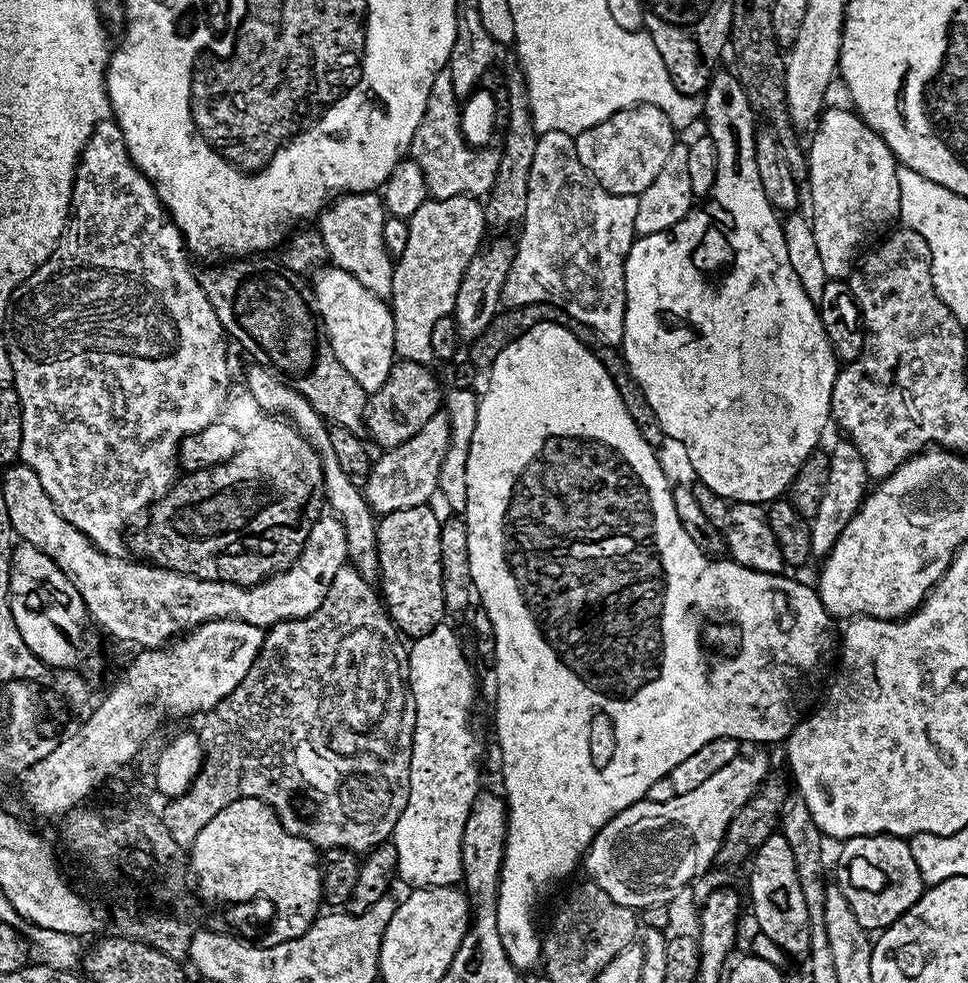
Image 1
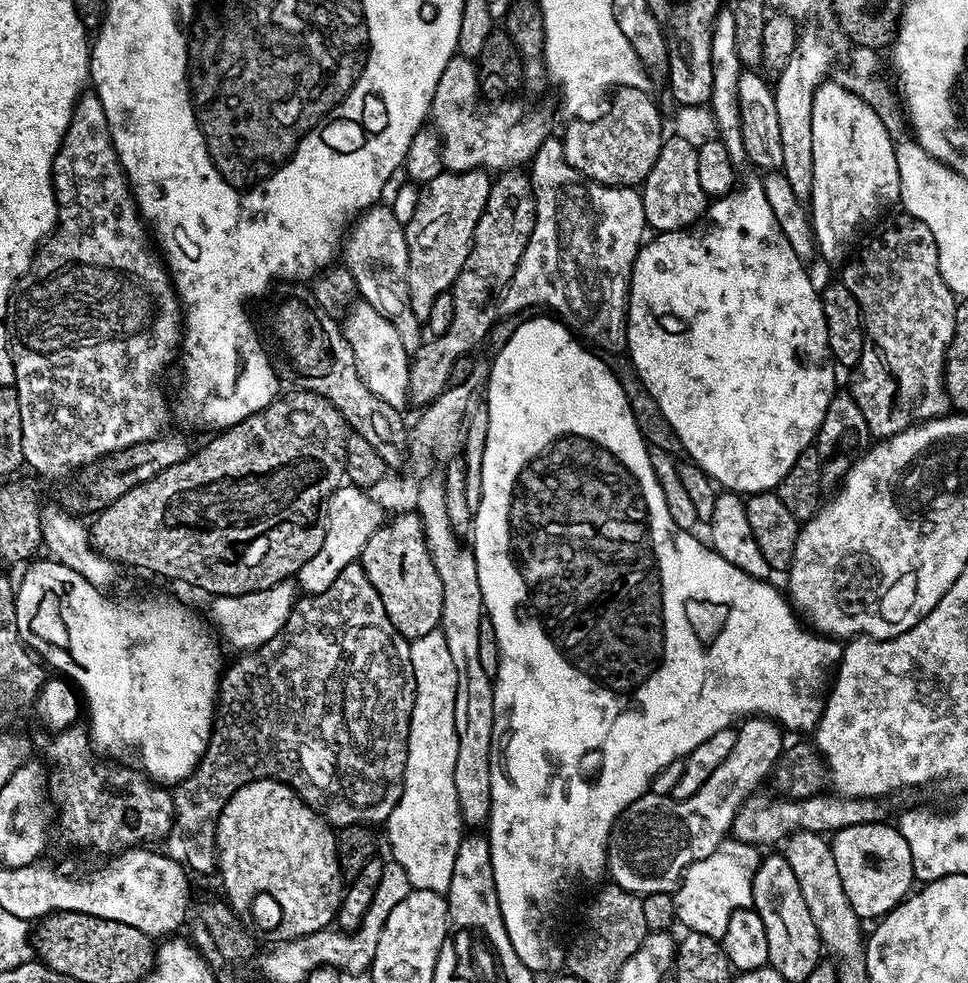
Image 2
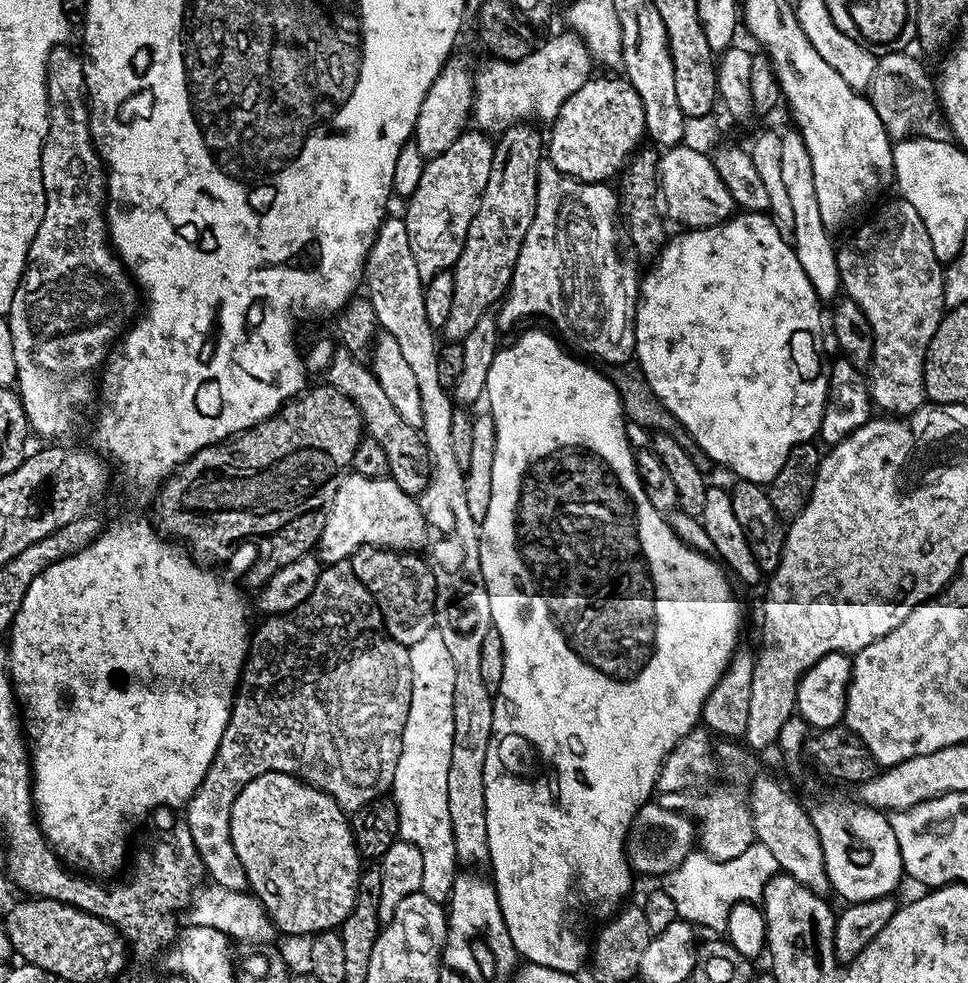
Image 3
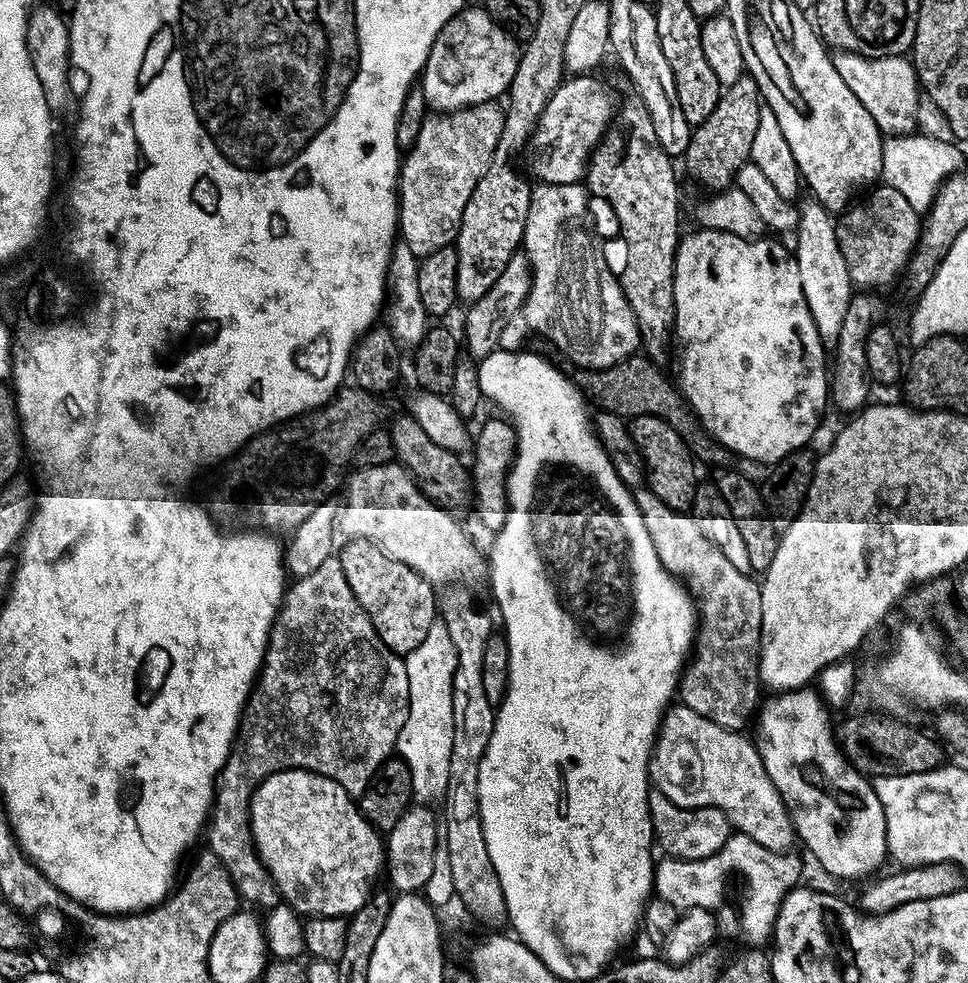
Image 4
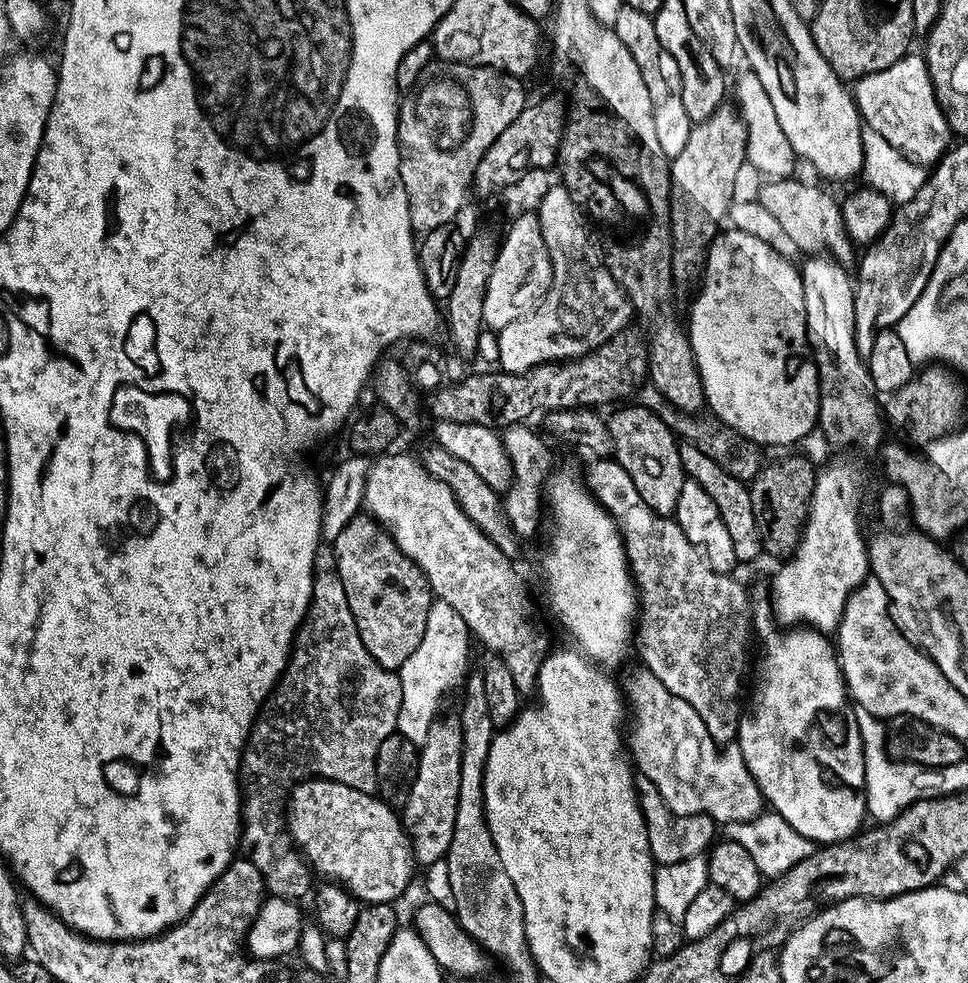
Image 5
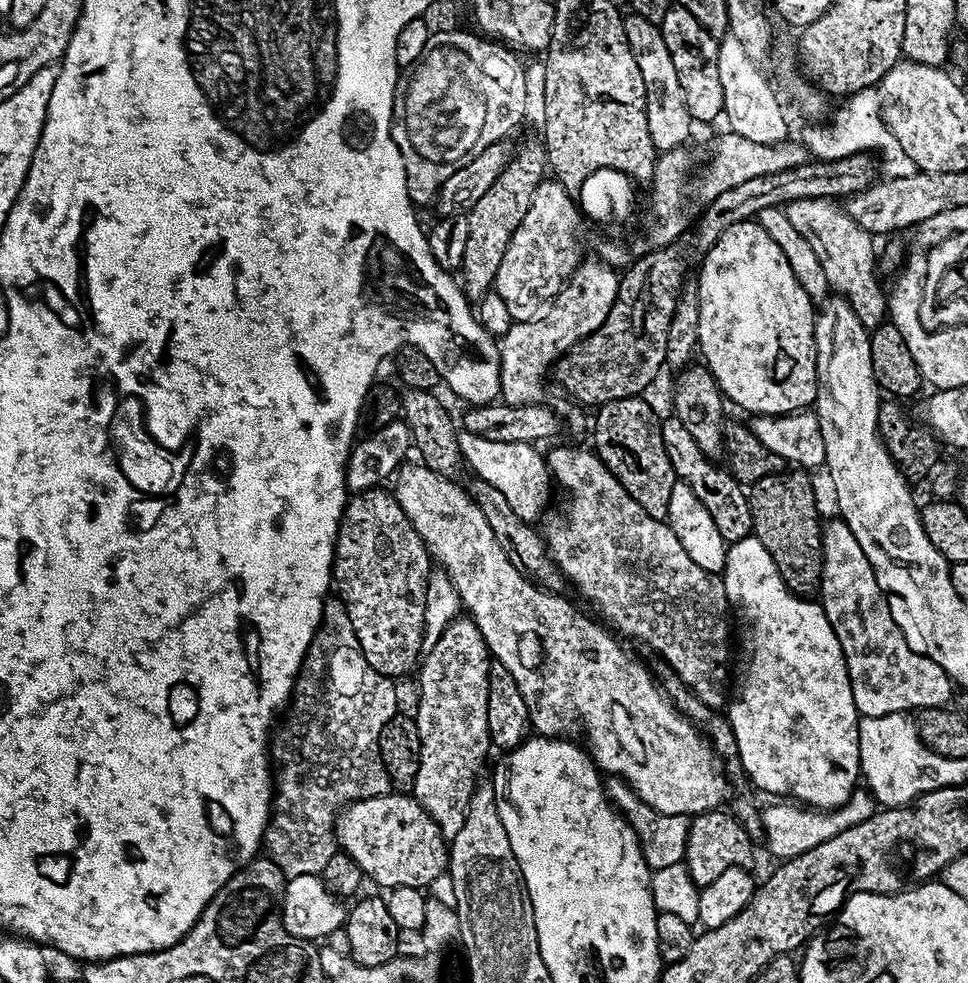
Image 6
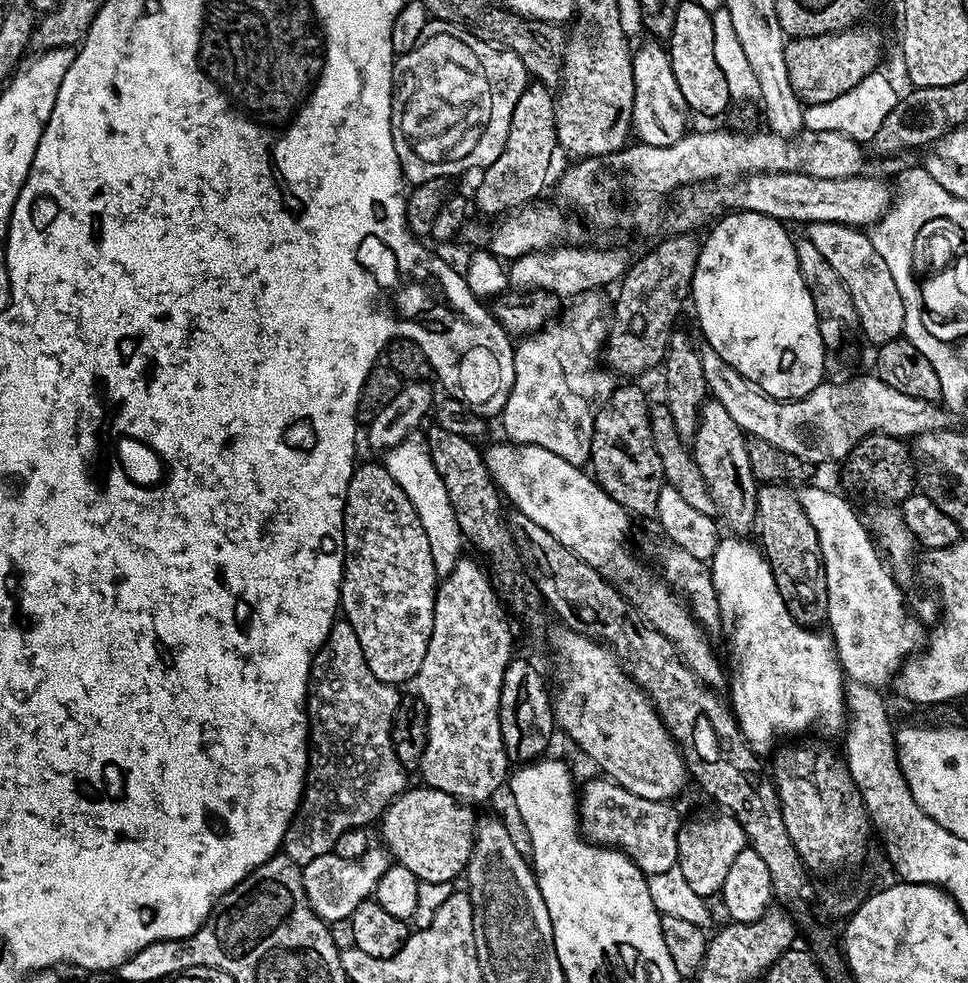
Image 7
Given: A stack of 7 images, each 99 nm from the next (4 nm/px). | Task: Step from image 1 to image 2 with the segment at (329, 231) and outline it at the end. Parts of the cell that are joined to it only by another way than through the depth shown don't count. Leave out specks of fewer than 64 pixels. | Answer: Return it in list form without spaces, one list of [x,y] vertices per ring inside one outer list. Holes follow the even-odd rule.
[[[377,202],[357,215],[342,244],[342,260],[354,276],[359,299],[374,306],[378,314],[392,323],[408,353],[417,352],[422,343],[422,321],[416,317],[410,304],[406,234],[404,225],[394,218],[387,203]]]

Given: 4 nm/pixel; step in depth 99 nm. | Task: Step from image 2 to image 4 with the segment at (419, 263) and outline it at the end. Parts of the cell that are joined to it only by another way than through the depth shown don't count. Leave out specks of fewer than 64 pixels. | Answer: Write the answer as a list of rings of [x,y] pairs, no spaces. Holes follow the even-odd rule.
[[[499,103],[473,104],[466,108],[466,114],[432,114],[427,117],[428,130],[420,130],[413,146],[407,149],[400,166],[398,177],[398,236],[406,246],[410,246],[417,258],[434,254],[434,250],[449,247],[456,239],[456,229],[462,222],[462,210],[470,202],[478,178],[486,174],[486,166],[494,158],[498,138],[502,138],[504,108]]]

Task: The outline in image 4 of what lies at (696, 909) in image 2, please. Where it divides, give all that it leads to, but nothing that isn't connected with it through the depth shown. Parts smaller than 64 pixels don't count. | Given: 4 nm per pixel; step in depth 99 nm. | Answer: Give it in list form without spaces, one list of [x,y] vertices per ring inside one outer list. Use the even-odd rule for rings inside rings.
[[[734,832],[723,849],[708,859],[682,860],[672,857],[659,859],[653,869],[653,889],[659,899],[670,902],[680,911],[694,908],[716,910],[724,898],[726,878],[732,872],[739,872],[746,886],[742,902],[742,928],[745,931],[744,938],[749,943],[747,945],[752,948],[767,947],[775,933],[781,902],[801,881],[799,878],[802,874],[802,862],[794,852],[767,850],[748,835]]]

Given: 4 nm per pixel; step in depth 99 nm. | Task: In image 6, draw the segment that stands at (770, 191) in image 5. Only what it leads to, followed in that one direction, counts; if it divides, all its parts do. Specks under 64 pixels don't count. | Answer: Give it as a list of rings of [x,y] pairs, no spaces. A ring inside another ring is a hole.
[[[831,199],[796,200],[786,205],[786,211],[798,234],[802,234],[802,238],[810,242],[814,254],[818,254],[818,262],[822,262],[822,270],[826,270],[829,289],[848,300],[865,328],[875,330],[885,323],[890,308],[880,289],[878,248],[872,245],[873,233],[862,230],[862,226],[858,226],[848,212],[836,204],[839,203]]]

